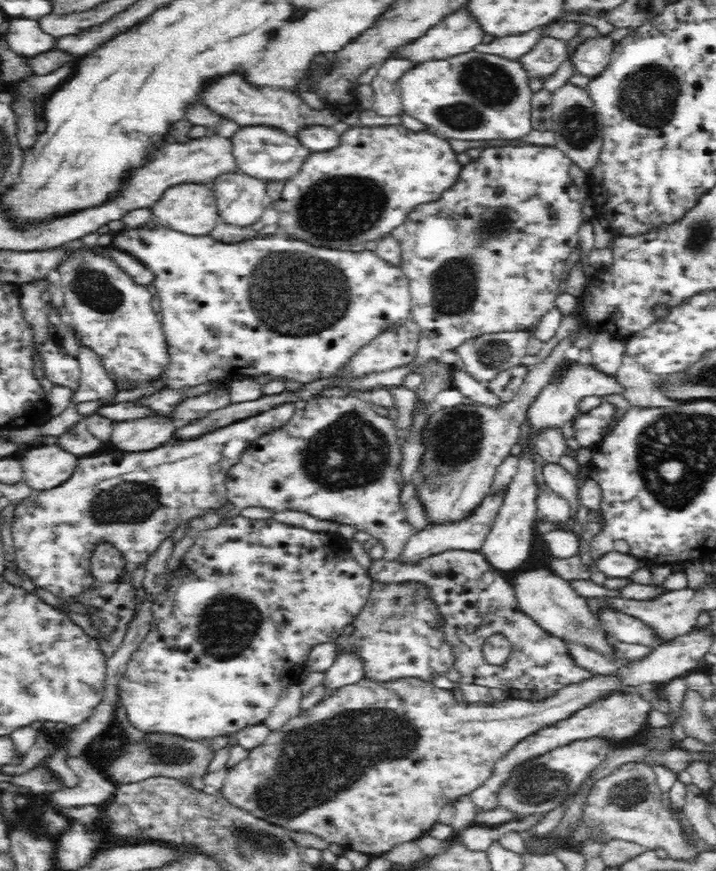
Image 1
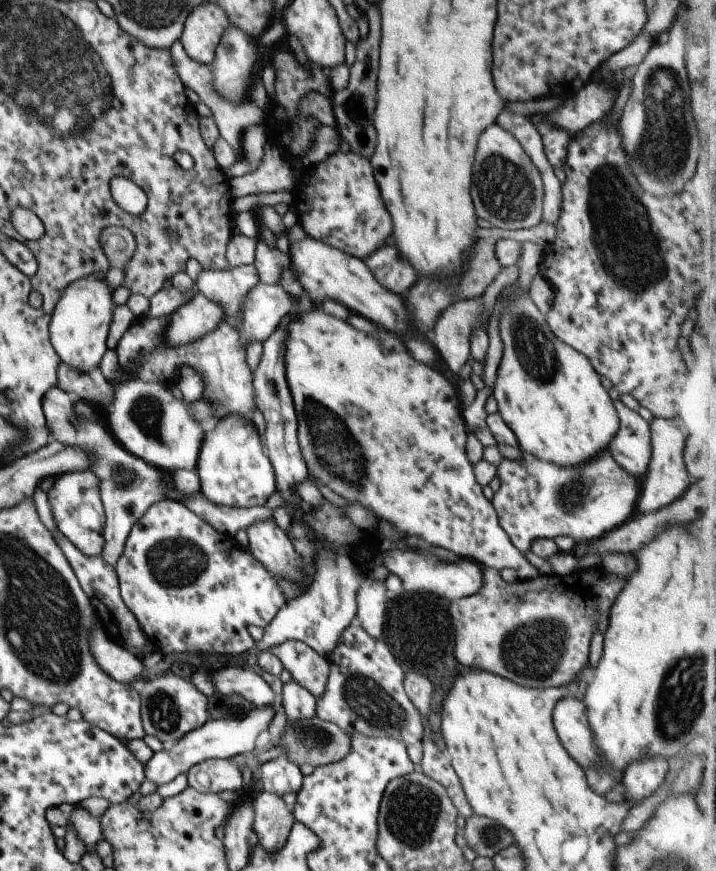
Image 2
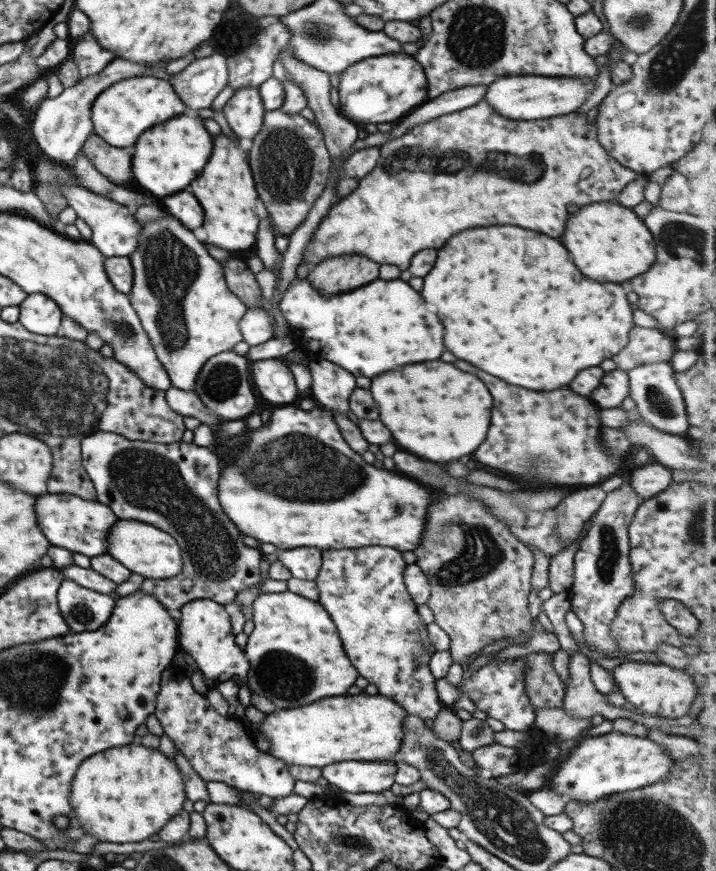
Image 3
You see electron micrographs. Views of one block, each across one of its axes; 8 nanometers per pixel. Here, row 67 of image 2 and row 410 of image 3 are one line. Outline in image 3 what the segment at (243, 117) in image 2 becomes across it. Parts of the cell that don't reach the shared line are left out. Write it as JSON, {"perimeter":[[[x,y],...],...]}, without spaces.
{"perimeter":[[[170,387],[166,391],[166,402],[169,408],[184,416],[198,418],[201,423],[212,423],[216,414],[204,406],[200,397],[195,392],[186,392],[178,388]]]}

